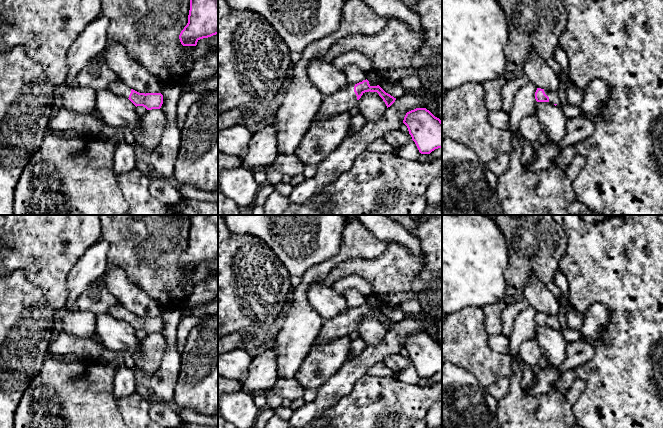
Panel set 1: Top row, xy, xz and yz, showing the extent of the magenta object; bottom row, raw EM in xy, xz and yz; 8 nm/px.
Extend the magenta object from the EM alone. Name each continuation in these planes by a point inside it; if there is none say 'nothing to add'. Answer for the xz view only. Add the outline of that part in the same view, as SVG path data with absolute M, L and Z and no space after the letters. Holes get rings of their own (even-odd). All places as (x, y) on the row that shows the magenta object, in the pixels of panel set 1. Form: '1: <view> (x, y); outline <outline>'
1: xz (344, 100); outline M349 84L346 88L335 94L323 96L322 104L312 123L348 112L350 109L357 107L358 100L354 92L354 86L354 84Z

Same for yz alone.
1: yz (553, 96); outline M544 90L545 94L549 97L549 103L559 105L558 92Z

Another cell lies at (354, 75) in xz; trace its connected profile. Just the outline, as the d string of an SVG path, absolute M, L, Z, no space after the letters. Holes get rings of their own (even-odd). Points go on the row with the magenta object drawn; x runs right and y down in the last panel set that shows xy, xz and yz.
M347 66L343 70L348 84L357 84L367 79L367 73L357 66Z

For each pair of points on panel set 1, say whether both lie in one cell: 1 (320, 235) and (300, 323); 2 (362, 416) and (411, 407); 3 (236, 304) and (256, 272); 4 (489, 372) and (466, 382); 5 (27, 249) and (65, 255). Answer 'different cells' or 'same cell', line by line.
1: different cells
2: same cell
3: same cell
4: different cells
5: same cell

